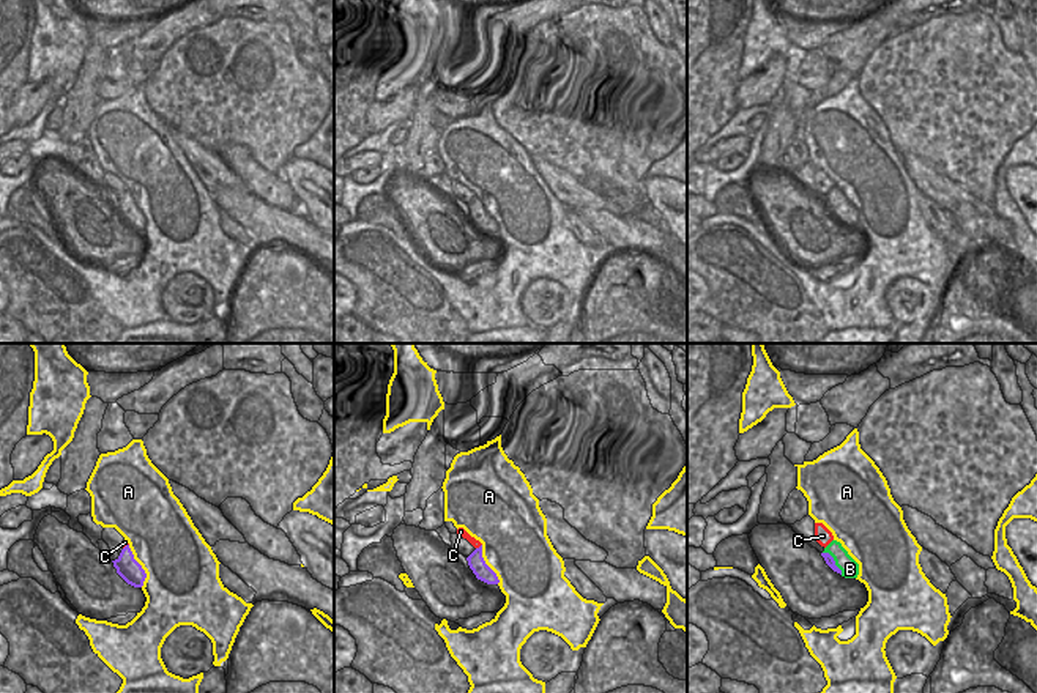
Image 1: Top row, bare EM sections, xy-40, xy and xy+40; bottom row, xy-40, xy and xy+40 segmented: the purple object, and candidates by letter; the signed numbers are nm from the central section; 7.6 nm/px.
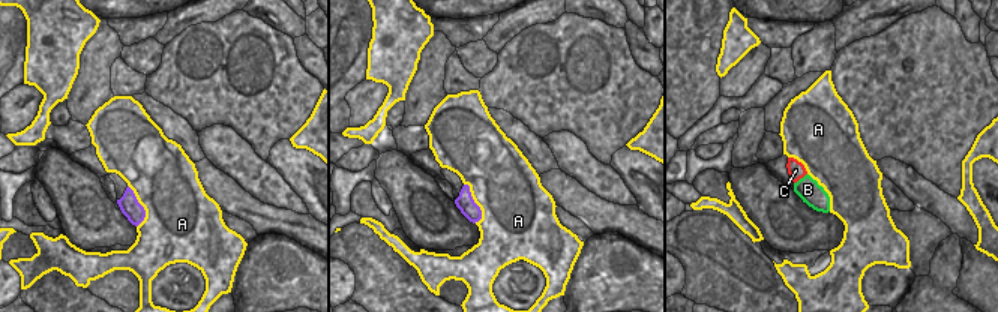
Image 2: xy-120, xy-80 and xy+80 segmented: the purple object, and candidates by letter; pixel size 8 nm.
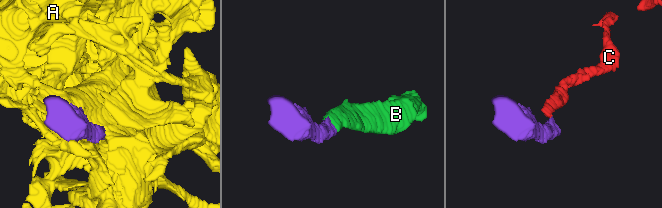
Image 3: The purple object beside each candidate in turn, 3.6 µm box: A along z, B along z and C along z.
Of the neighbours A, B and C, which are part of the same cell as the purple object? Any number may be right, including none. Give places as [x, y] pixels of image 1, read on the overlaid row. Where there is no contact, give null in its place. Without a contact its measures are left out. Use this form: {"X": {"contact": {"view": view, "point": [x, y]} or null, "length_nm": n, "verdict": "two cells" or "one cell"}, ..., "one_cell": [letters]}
{"A": {"contact": {"view": "xy-40", "point": [141, 566]}, "length_nm": 340, "verdict": "two cells"}, "B": {"contact": {"view": "xy+40", "point": [834, 561]}, "length_nm": 240, "verdict": "one cell"}, "C": {"contact": {"view": "xy", "point": [479, 547]}, "length_nm": 60, "verdict": "two cells"}, "one_cell": ["B"]}

